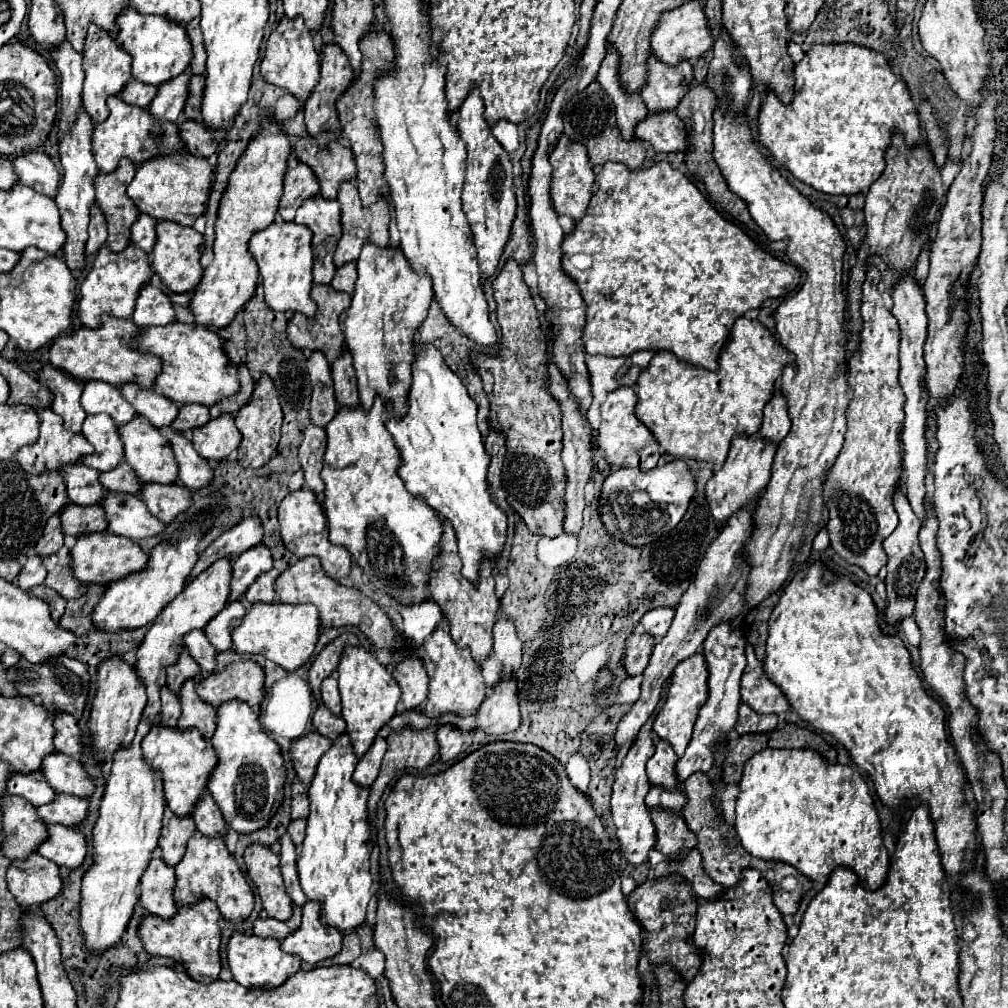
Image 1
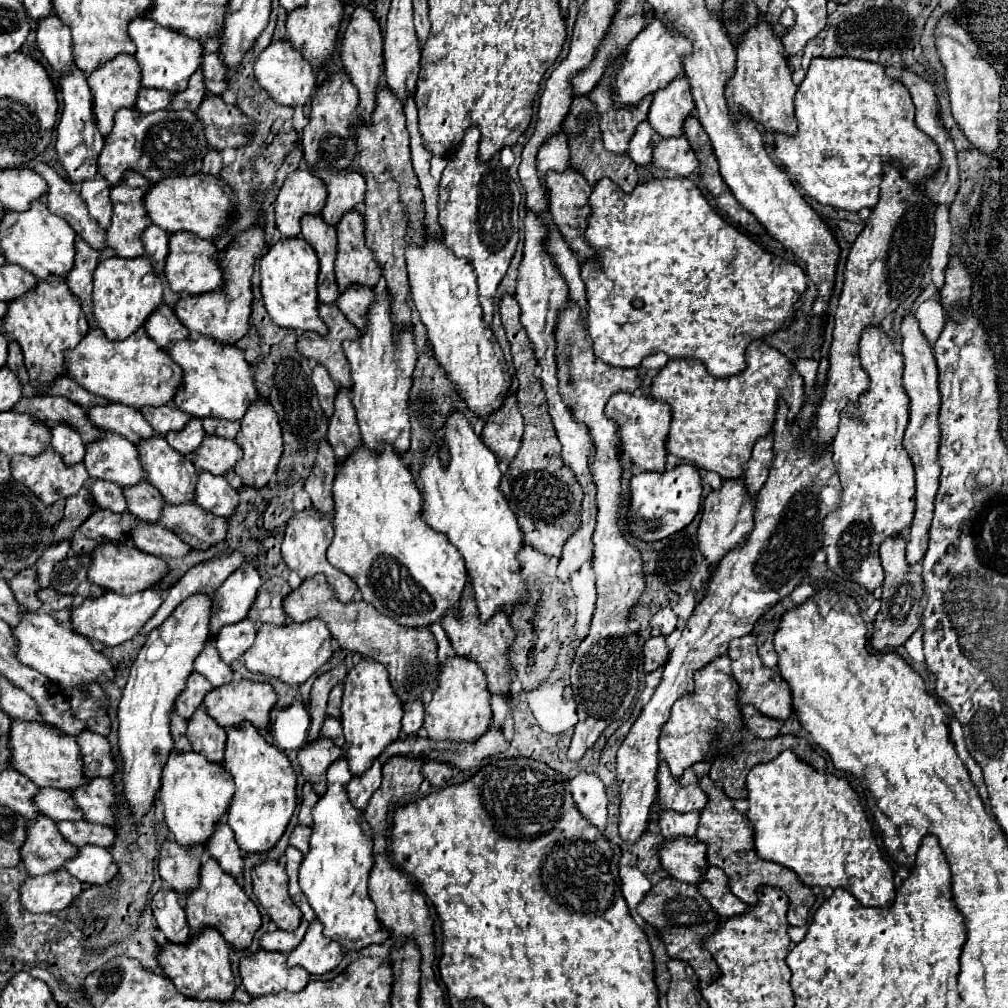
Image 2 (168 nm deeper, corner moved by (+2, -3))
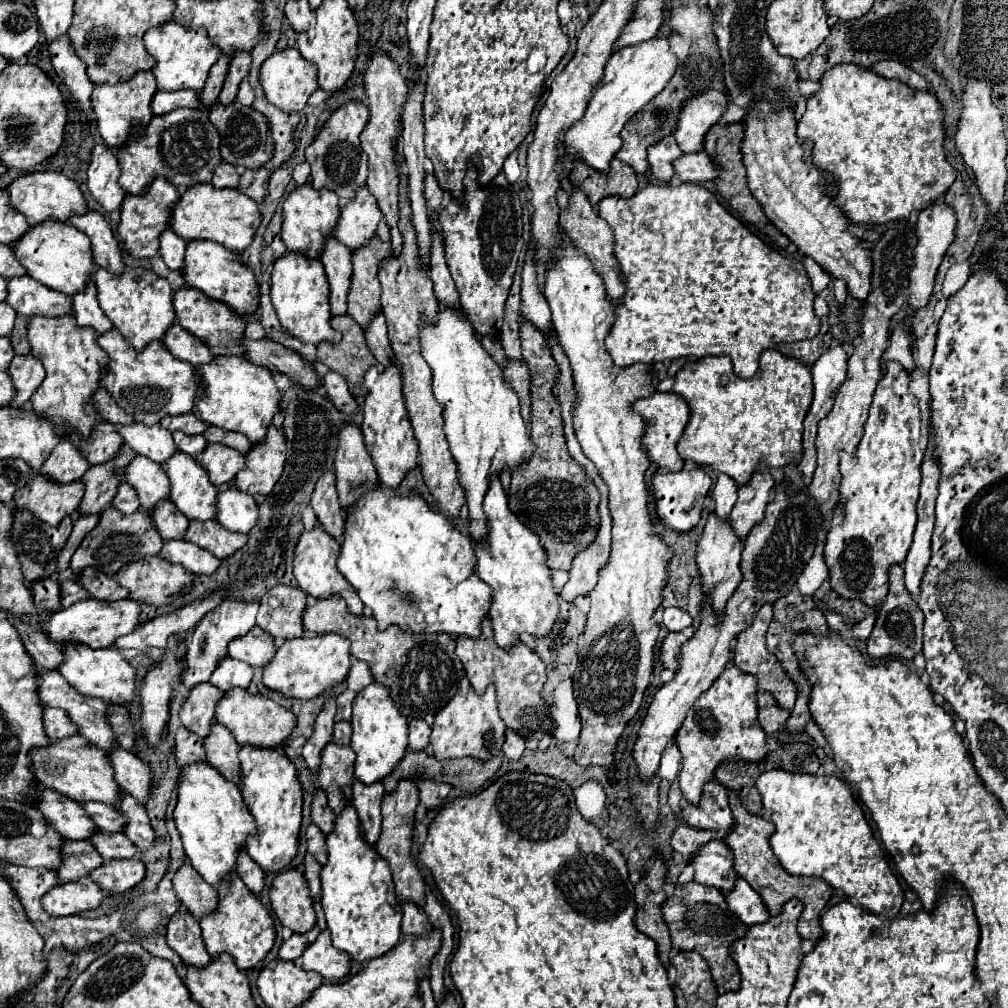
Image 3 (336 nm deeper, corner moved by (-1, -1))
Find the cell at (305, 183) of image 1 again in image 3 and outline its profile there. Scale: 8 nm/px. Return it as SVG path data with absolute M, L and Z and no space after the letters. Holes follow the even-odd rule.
M305 183L297 187L283 203L283 241L287 245L287 251L303 253L307 259L319 259L325 247L327 237L333 235L337 223L339 223L339 197L331 193L329 189L313 189L311 183Z

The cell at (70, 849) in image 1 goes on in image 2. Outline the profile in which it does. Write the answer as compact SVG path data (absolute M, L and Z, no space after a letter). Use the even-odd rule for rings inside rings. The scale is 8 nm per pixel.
M98 845L76 847L76 855L64 863L64 869L82 883L106 883L116 875L112 855Z

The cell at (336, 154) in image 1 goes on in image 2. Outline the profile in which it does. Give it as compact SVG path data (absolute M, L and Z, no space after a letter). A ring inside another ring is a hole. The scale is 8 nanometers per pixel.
M324 169L316 171L316 175L326 183L328 189L328 199L322 209L322 217L326 219L326 223L336 225L336 221L340 219L340 215L344 215L344 211L354 209L358 203L364 201L366 181L356 171Z

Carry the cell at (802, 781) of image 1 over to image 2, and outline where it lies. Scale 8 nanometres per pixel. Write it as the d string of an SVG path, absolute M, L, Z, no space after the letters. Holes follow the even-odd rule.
M782 751L776 759L750 769L746 791L750 803L746 817L752 823L754 849L760 859L782 863L810 887L844 887L868 907L888 907L894 901L894 871L882 857L860 797L846 777L820 773L792 755L792 751Z

